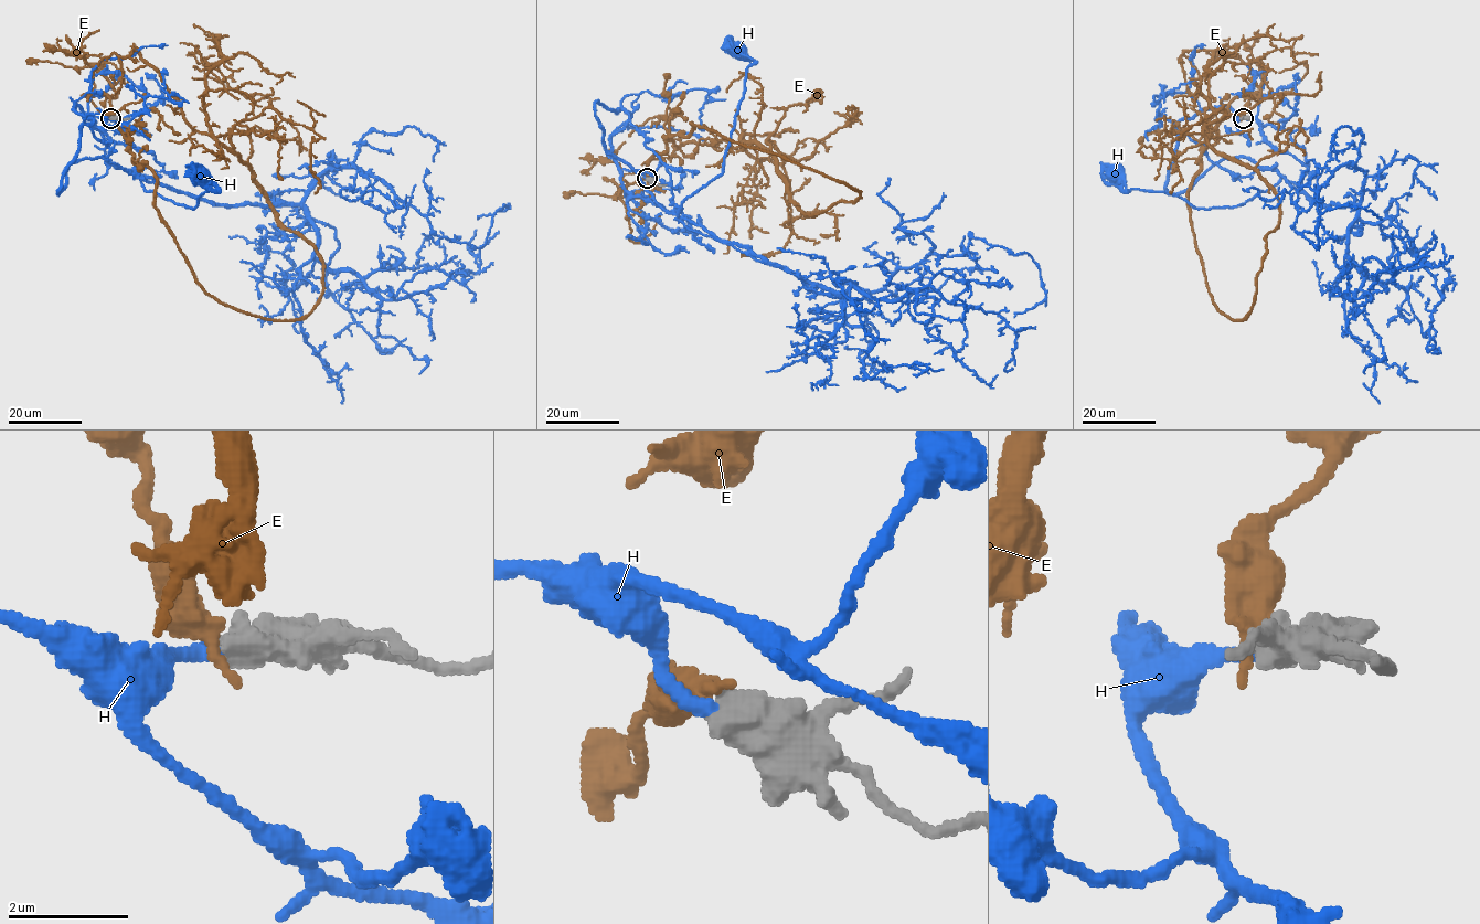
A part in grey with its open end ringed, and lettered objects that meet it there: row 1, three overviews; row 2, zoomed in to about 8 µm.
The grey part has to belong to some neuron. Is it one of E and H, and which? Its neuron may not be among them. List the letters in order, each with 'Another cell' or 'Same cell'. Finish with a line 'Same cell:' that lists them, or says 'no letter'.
E: Another cell
H: Same cell
Same cell: H

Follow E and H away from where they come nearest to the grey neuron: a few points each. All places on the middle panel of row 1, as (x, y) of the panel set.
E: (647, 178), (691, 123), (860, 192), (807, 215), (743, 135), (760, 161), (751, 230), (768, 233)
H: (647, 179), (611, 156), (629, 114), (597, 101), (604, 146), (678, 216), (722, 173), (755, 61), (740, 51)

